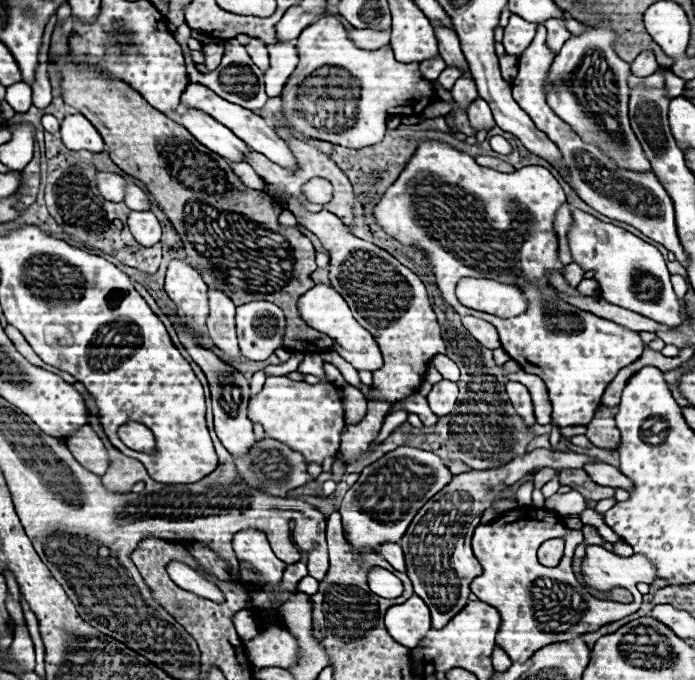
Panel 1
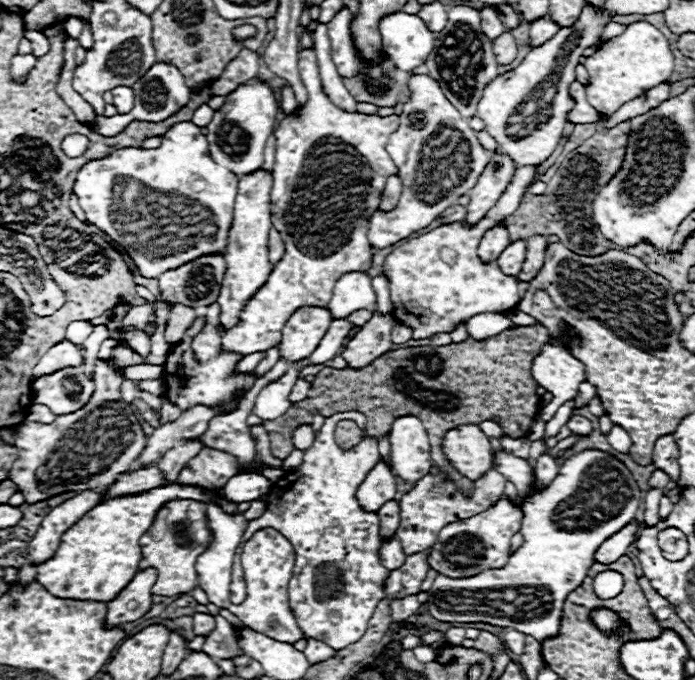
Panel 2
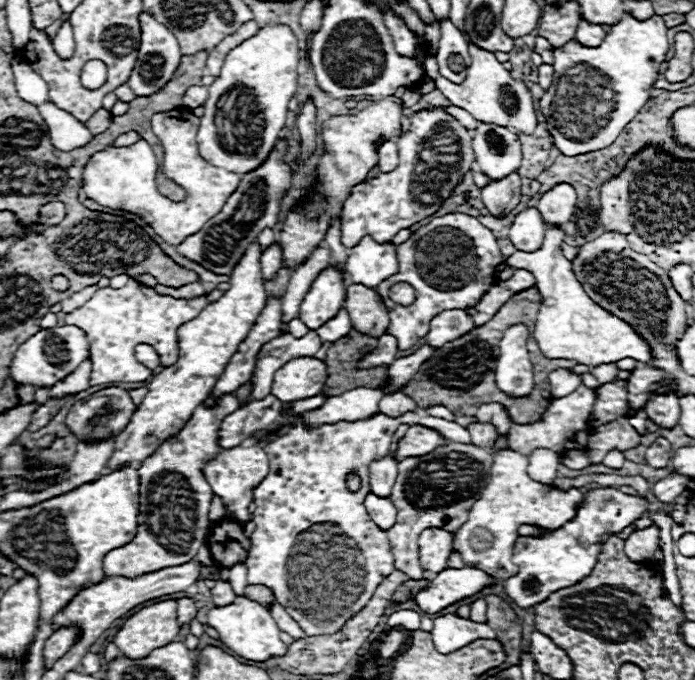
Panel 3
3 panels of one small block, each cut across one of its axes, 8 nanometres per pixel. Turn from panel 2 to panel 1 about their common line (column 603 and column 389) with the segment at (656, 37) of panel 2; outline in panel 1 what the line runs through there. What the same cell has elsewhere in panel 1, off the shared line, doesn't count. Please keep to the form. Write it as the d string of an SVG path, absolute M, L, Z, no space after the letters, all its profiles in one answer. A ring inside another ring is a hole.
M334 16L308 26L296 40L296 52L300 62L292 78L288 78L280 100L288 126L304 138L318 138L354 150L372 146L384 138L388 116L422 114L436 100L434 86L420 74L416 62L396 62L390 46L372 52L356 48ZM318 72L324 72L324 78L316 76Z

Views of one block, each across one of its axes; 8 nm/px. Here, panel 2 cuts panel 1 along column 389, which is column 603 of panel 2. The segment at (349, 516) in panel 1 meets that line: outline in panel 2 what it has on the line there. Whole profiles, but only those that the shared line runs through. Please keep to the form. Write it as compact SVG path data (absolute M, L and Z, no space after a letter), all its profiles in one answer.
M584 450L580 454L572 454L560 466L554 482L542 494L536 494L526 502L520 526L524 544L510 556L508 564L500 570L486 570L470 578L450 578L440 574L434 580L430 598L426 602L430 616L440 622L488 622L494 626L516 628L528 636L534 636L538 642L548 636L556 636L562 616L562 604L566 596L584 582L590 566L594 564L594 550L598 550L598 546L606 538L634 520L642 498L644 492L640 492L640 488L636 486L630 470L614 456L600 450Z

